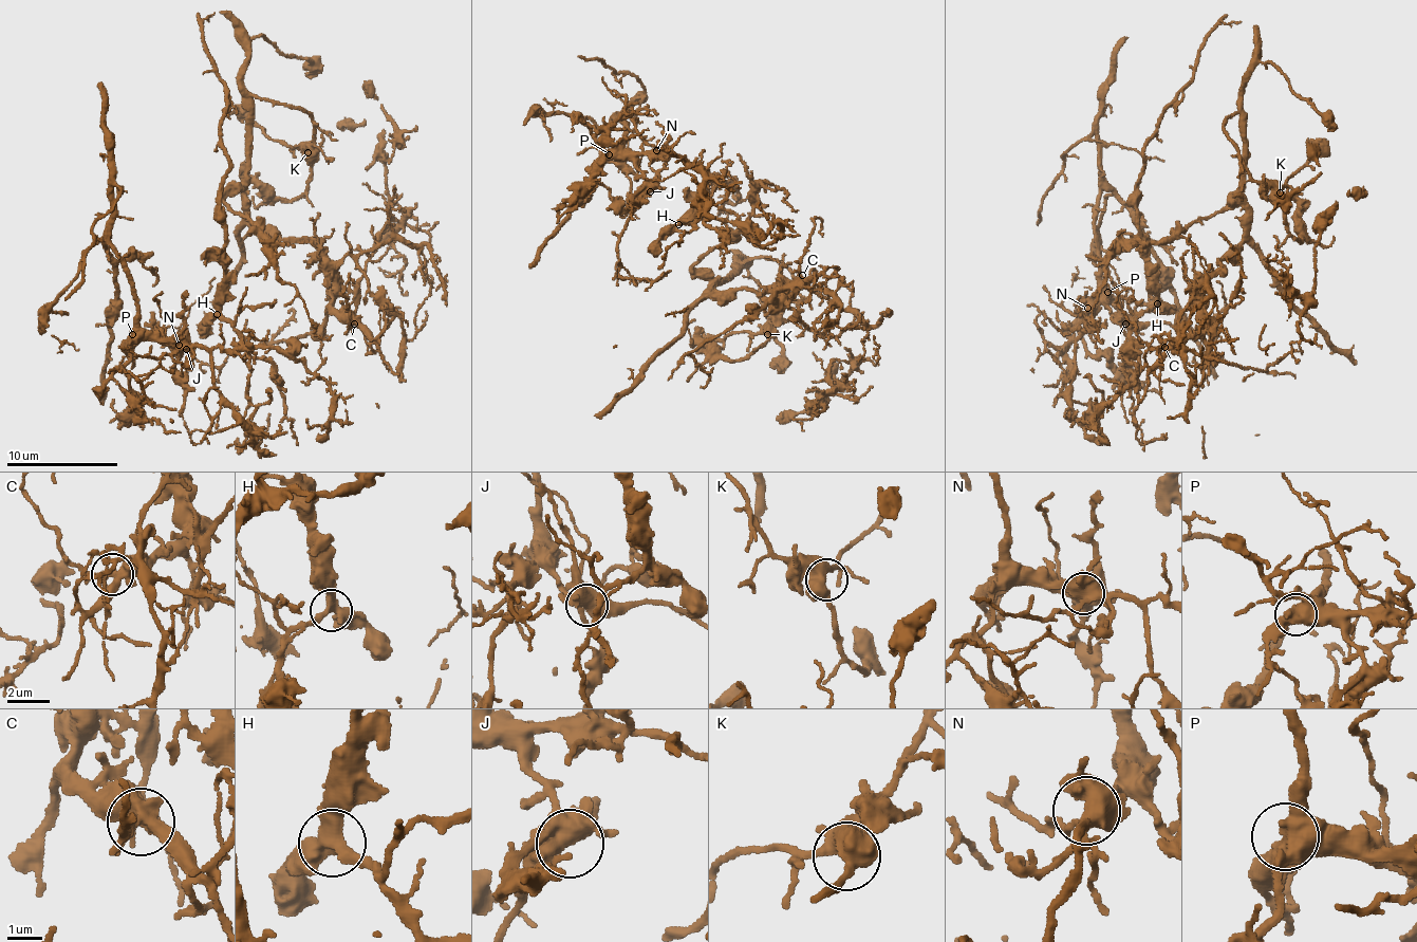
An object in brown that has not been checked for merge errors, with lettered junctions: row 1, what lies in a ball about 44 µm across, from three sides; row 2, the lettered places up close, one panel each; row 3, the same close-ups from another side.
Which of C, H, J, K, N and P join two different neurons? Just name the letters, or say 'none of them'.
none of them

